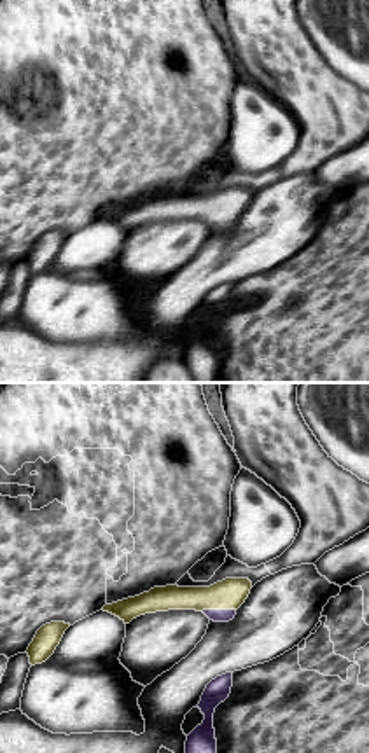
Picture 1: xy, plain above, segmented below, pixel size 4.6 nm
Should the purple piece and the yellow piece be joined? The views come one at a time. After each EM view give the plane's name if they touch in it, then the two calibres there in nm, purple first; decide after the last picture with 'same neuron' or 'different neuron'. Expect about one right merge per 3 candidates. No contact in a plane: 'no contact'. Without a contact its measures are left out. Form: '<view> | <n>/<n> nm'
xy | 60/140 nm

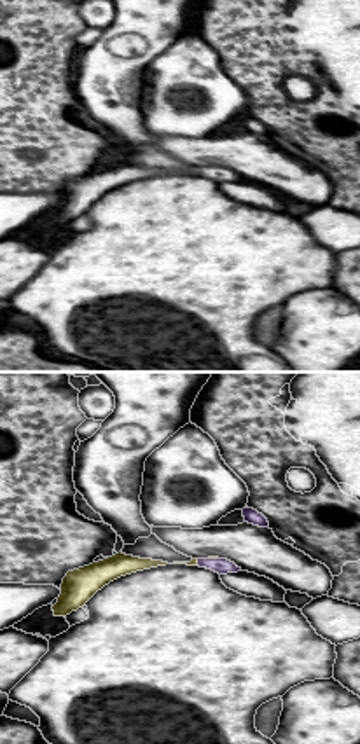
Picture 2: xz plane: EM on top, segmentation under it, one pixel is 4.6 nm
xz | 80/20 nm

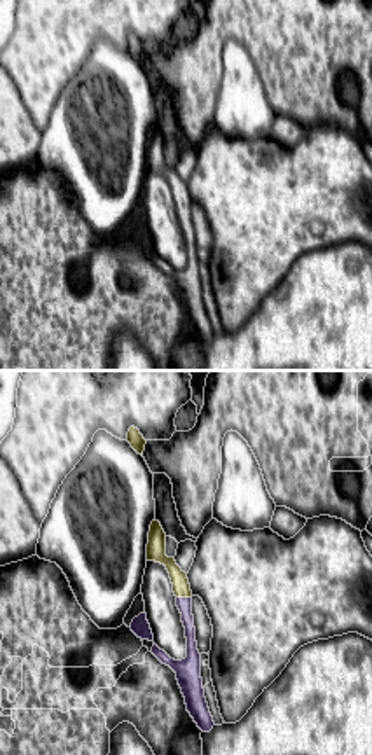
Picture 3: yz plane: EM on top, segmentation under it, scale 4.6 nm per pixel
yz | 70/80 nm

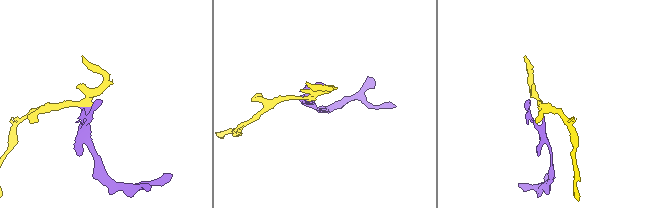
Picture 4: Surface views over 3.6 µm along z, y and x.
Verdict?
same neuron

